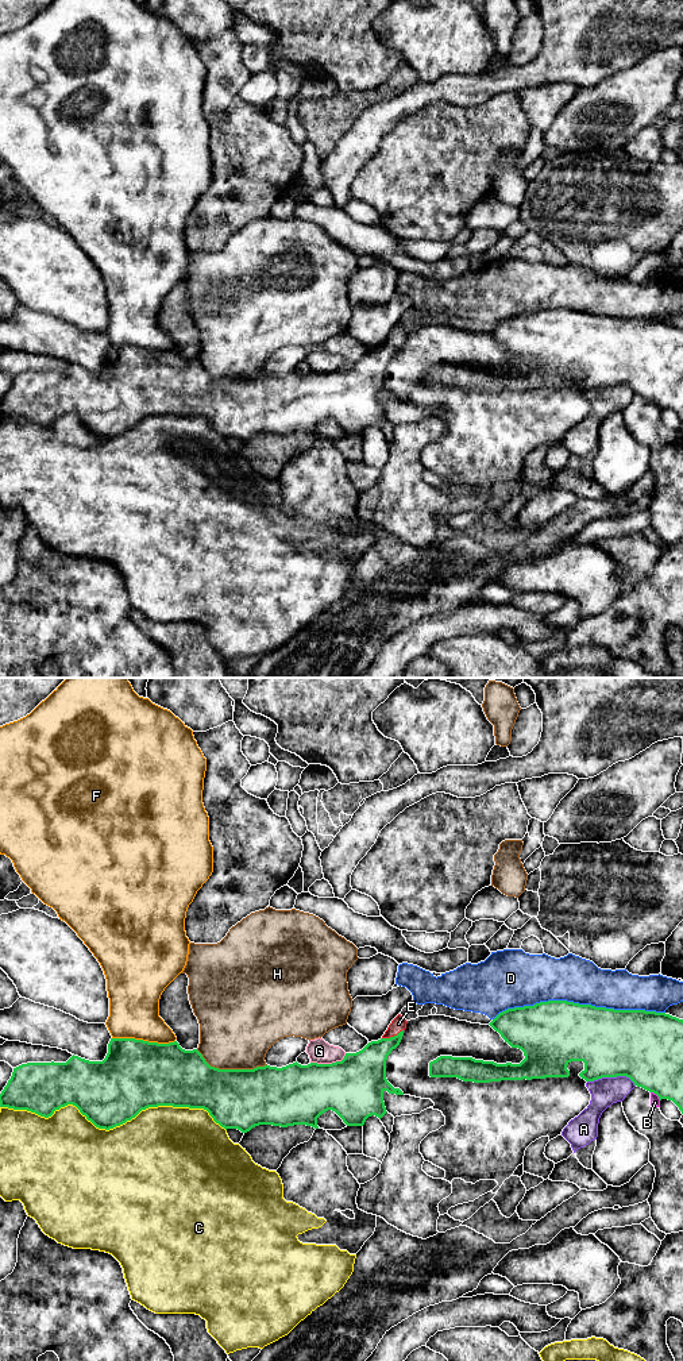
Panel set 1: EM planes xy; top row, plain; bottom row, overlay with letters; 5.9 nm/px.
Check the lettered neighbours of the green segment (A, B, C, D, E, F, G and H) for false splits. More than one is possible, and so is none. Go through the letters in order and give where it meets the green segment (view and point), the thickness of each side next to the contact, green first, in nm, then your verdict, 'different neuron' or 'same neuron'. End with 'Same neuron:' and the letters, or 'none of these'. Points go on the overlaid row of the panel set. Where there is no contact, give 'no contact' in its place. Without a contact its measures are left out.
A: xy (612, 1076) | 420/170 nm | different neuron
B: xy (656, 1094) | 380/60 nm | different neuron
C: xy (114, 1126) | 400/480 nm | different neuron
D: xy (578, 1003) | 400/280 nm | different neuron
E: xy (392, 1037) | 240/90 nm | same neuron
F: xy (142, 1040) | 420/300 nm | different neuron
G: xy (328, 1064) | 360/140 nm | different neuron
H: xy (231, 1070) | 360/440 nm | different neuron
Same neuron: E

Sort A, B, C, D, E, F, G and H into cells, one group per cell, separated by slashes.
A / B / C / D / E / F / G / H

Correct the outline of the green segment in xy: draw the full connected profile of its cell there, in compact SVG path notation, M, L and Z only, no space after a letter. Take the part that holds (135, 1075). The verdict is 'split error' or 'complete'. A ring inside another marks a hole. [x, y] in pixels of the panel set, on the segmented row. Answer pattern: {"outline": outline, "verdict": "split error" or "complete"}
{"outline": "M398 1014L391 1021L391 1023L389 1025L387 1030L385 1032L381 1040L368 1042L362 1050L356 1053L346 1053L342 1061L336 1061L332 1064L310 1063L308 1065L301 1065L296 1061L282 1068L265 1065L265 1067L256 1067L254 1069L219 1069L219 1068L211 1067L197 1049L185 1050L180 1046L177 1041L169 1042L169 1044L158 1044L158 1042L148 1042L148 1041L135 1040L135 1038L111 1038L108 1044L108 1053L103 1061L89 1061L89 1060L85 1060L85 1059L81 1059L73 1055L66 1063L54 1063L54 1061L27 1063L27 1064L22 1064L13 1068L11 1079L8 1080L7 1086L0 1094L0 1107L8 1107L13 1110L27 1110L40 1117L49 1118L54 1114L55 1110L59 1110L61 1107L65 1107L67 1104L73 1104L96 1127L105 1129L105 1130L113 1129L116 1126L126 1123L127 1121L131 1121L142 1110L146 1110L148 1107L158 1107L158 1106L204 1109L209 1113L213 1121L219 1123L221 1127L224 1127L225 1130L238 1129L242 1133L247 1133L252 1127L259 1126L259 1125L273 1125L273 1126L281 1126L281 1127L288 1127L288 1126L294 1126L294 1125L306 1125L306 1126L319 1129L317 1118L328 1110L335 1111L347 1126L363 1126L368 1117L375 1115L381 1119L387 1113L385 1107L385 1102L383 1102L385 1091L387 1091L389 1094L404 1095L404 1092L400 1088L394 1088L387 1082L386 1060L387 1060L387 1056L391 1053L391 1050L400 1045L402 1036L404 1036L404 1030L406 1029L406 1023L408 1021L401 1014Z", "verdict": "split error"}

